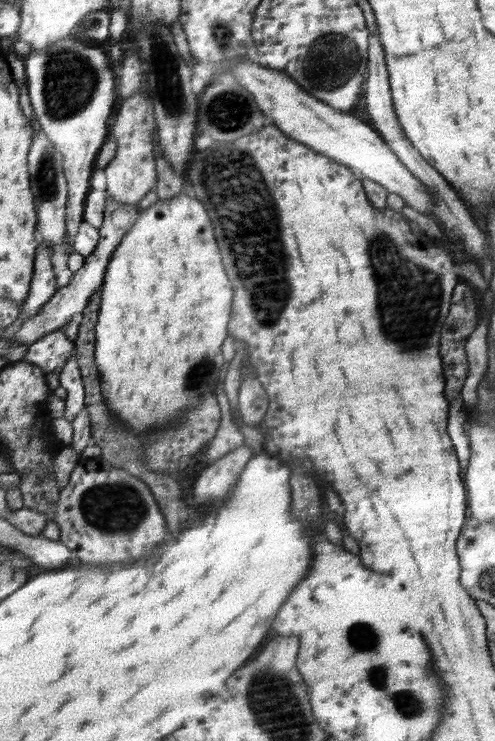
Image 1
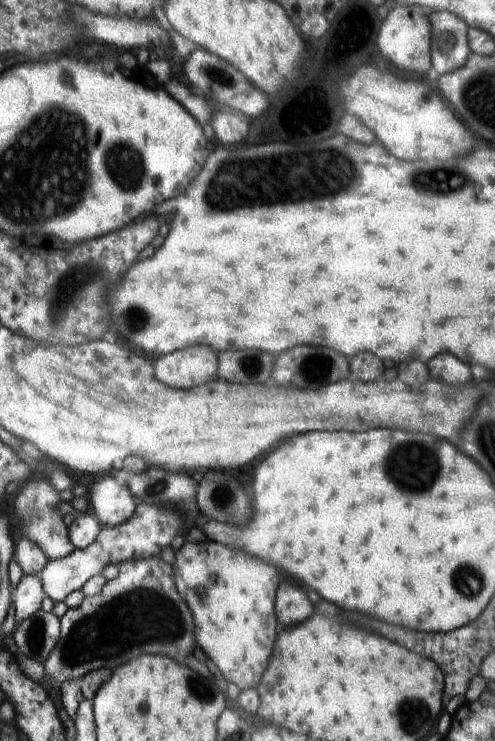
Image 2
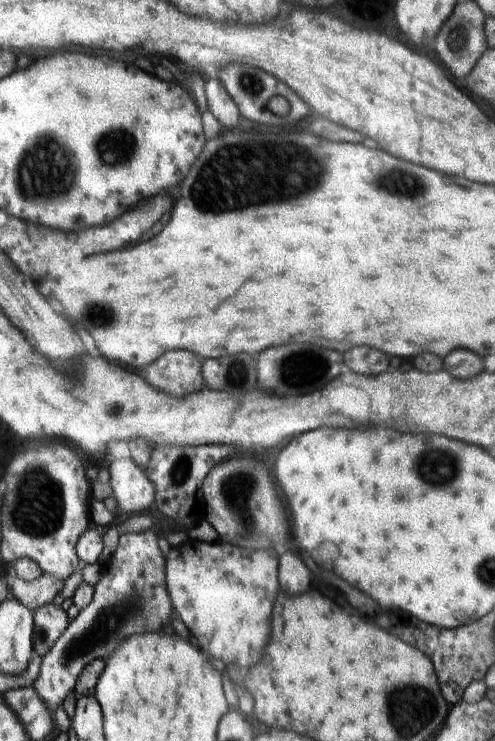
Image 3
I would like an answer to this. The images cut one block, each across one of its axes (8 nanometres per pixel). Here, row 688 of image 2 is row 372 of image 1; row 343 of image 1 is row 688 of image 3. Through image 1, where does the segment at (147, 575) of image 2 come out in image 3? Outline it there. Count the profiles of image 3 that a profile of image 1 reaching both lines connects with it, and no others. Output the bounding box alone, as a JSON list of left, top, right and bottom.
[32,529,174,717]

